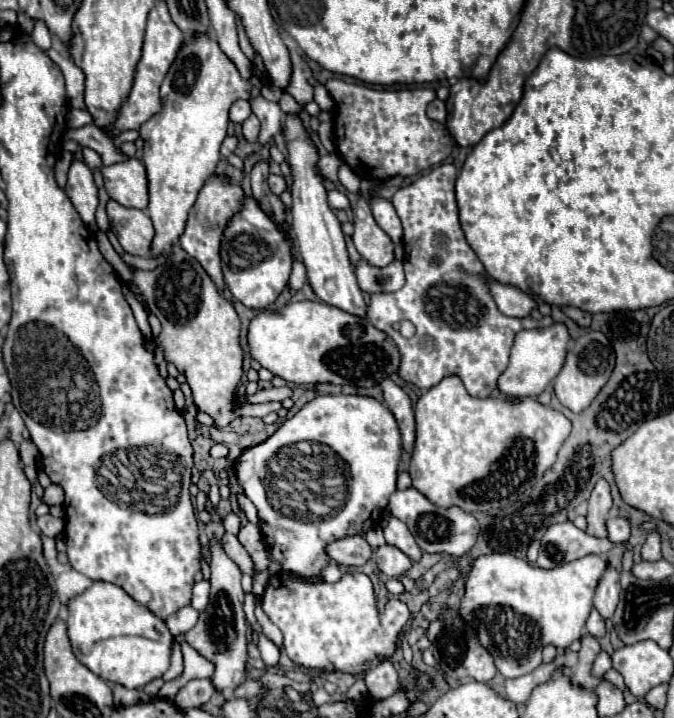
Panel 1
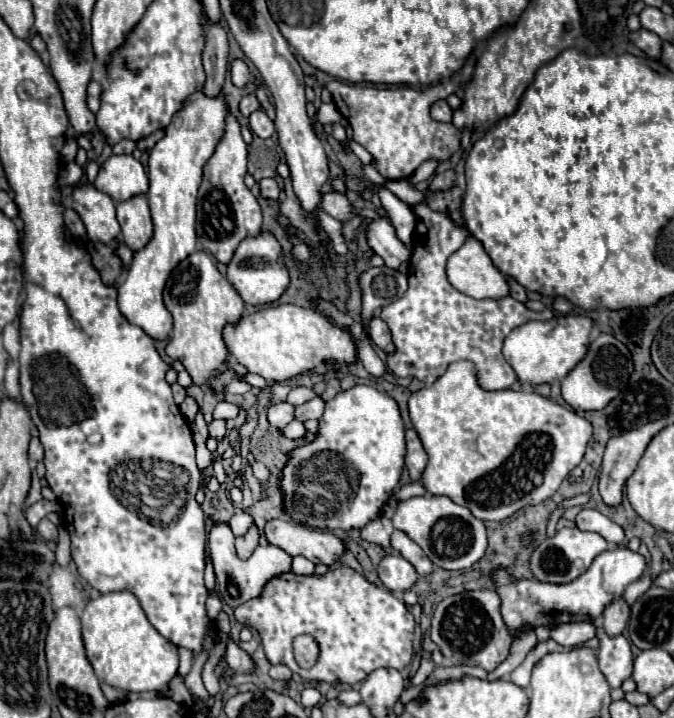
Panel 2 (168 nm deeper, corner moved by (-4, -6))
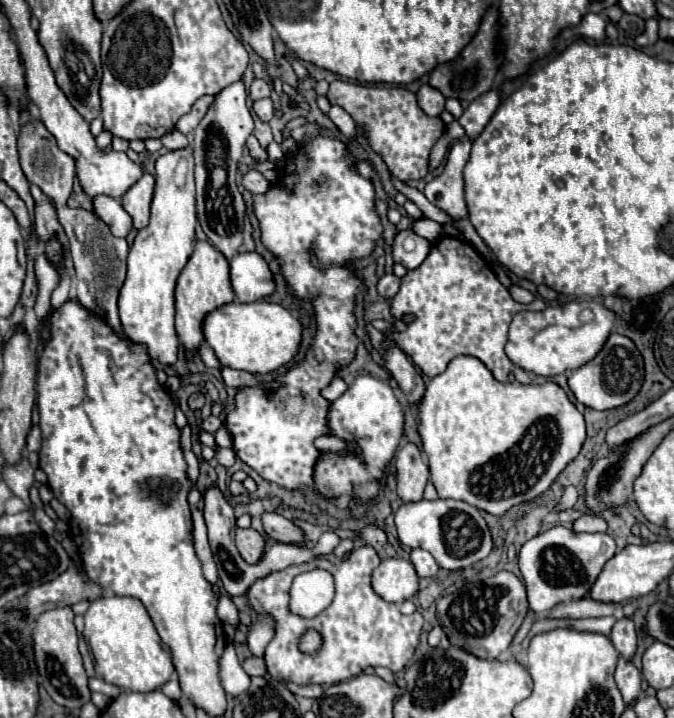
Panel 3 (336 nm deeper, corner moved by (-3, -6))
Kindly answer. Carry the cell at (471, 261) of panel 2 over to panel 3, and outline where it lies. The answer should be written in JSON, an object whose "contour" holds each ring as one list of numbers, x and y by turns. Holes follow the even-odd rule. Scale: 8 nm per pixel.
{"contour":[[458,141,456,145,452,145,442,175,434,177,424,189,428,201,456,221,468,217,462,179,462,169,468,157,470,157,470,141]]}

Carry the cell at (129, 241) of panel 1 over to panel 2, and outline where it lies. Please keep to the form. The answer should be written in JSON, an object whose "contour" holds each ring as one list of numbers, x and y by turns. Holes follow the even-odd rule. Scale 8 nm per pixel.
{"contour":[[135,195,117,205,117,221,121,225,123,241,131,251,143,249,153,237,153,223,149,215,147,195]]}

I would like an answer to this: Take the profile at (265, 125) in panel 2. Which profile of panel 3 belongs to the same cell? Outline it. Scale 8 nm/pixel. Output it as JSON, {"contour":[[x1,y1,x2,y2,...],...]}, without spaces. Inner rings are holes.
{"contour":[[260,99,260,101,254,101,254,113,258,115,258,119,262,123,268,123,272,117,274,117,274,107,272,107,272,101,270,99]]}

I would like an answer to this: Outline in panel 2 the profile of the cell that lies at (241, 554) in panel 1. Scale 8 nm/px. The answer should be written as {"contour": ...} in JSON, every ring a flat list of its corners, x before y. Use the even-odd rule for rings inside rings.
{"contour":[[251,525,251,529,245,535,237,537,237,541,235,541,237,555,241,559,249,559,253,555,253,551,255,551,257,545,259,545,259,529,255,525]]}

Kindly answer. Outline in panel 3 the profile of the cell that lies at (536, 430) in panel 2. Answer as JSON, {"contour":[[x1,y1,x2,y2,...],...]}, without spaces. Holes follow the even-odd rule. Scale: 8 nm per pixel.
{"contour":[[468,355,452,359,444,373,428,381,424,397,416,403,416,411,418,433,422,437,424,453,428,455,430,481,434,483,438,497,466,501,498,517,508,513,514,505,540,497,578,457,586,439,583,415,556,383,498,383,480,359]]}

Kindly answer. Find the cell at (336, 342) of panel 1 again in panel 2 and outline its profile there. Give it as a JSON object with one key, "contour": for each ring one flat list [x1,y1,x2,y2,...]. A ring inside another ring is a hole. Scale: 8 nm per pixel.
{"contour":[[273,305,255,313,243,315,237,323,227,323,223,341,249,373,257,373,267,381,285,381,309,371,329,371,343,363,355,361,355,337,339,327,333,327,323,315,297,305]]}

